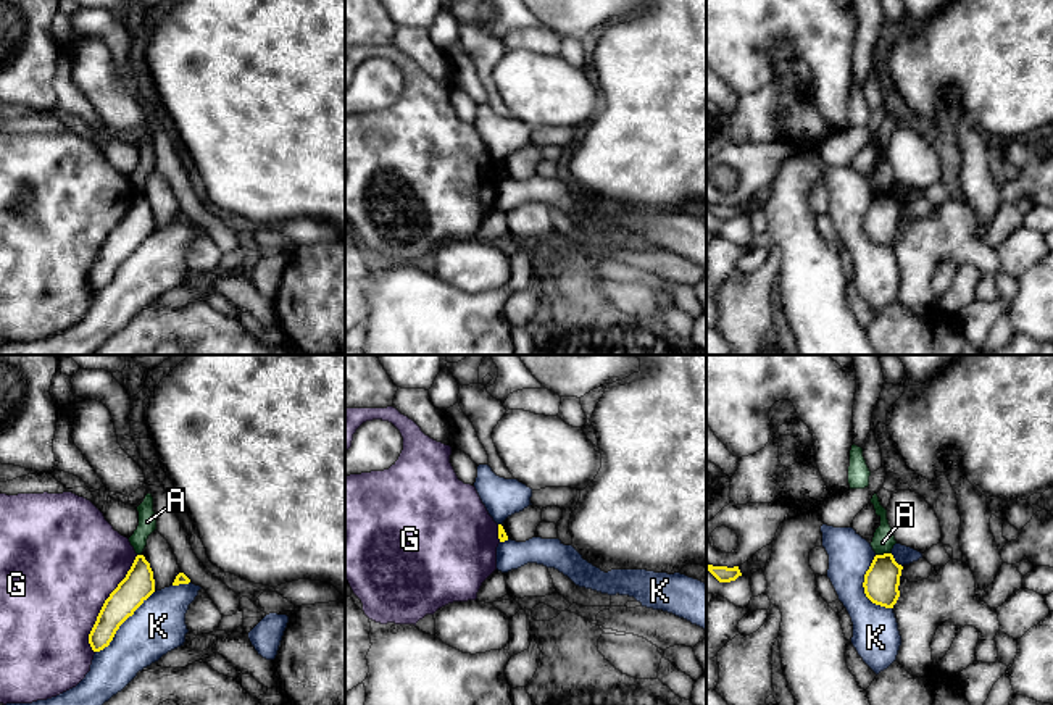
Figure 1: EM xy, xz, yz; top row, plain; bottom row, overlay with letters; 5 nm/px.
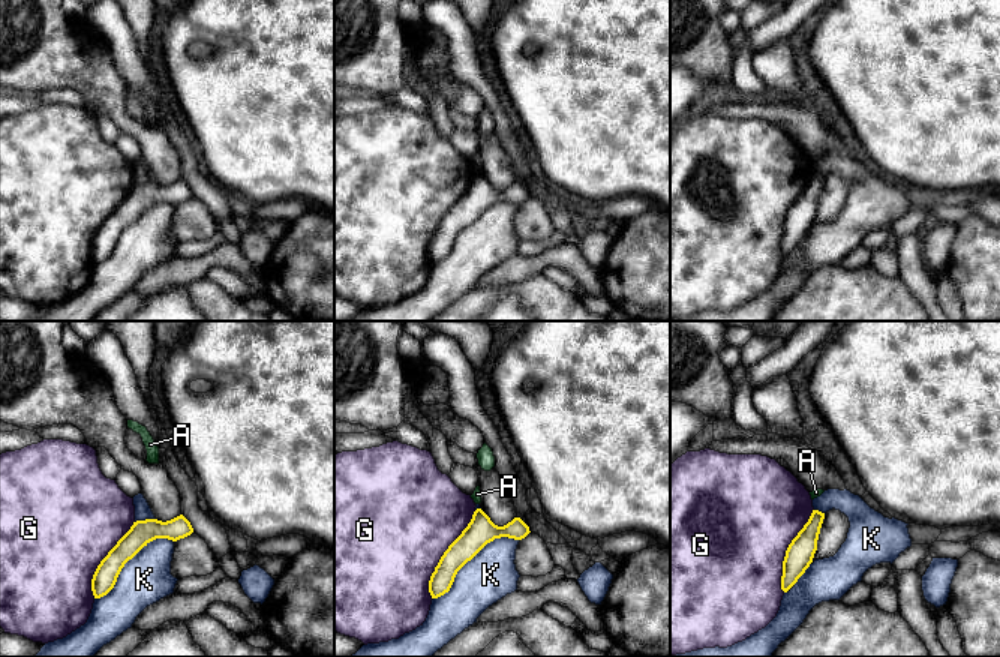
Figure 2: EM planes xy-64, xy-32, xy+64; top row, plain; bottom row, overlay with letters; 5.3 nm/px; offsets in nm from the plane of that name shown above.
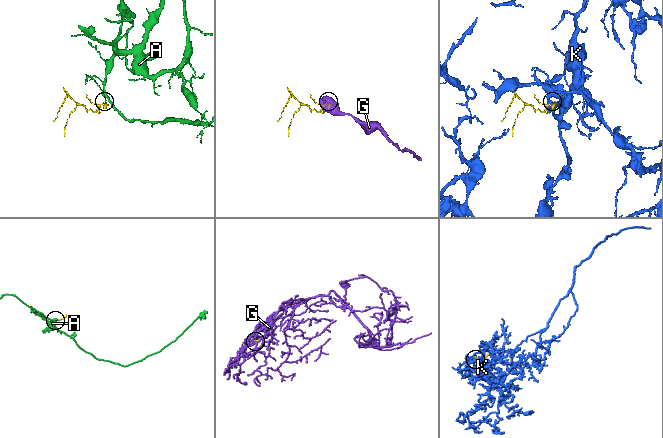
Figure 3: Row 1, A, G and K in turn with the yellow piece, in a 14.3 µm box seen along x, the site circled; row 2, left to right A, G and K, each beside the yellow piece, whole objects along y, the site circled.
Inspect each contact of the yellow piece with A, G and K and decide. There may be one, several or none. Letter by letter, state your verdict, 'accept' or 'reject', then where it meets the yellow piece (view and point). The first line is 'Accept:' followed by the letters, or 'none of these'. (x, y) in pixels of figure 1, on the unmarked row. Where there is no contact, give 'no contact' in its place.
Accept: none of these
A: reject | yz (884, 192)
G: reject | xy (104, 242)
K: reject | xy (121, 262)

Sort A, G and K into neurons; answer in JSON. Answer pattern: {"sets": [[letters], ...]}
{"sets": [["A"], ["G"], ["K"]]}

